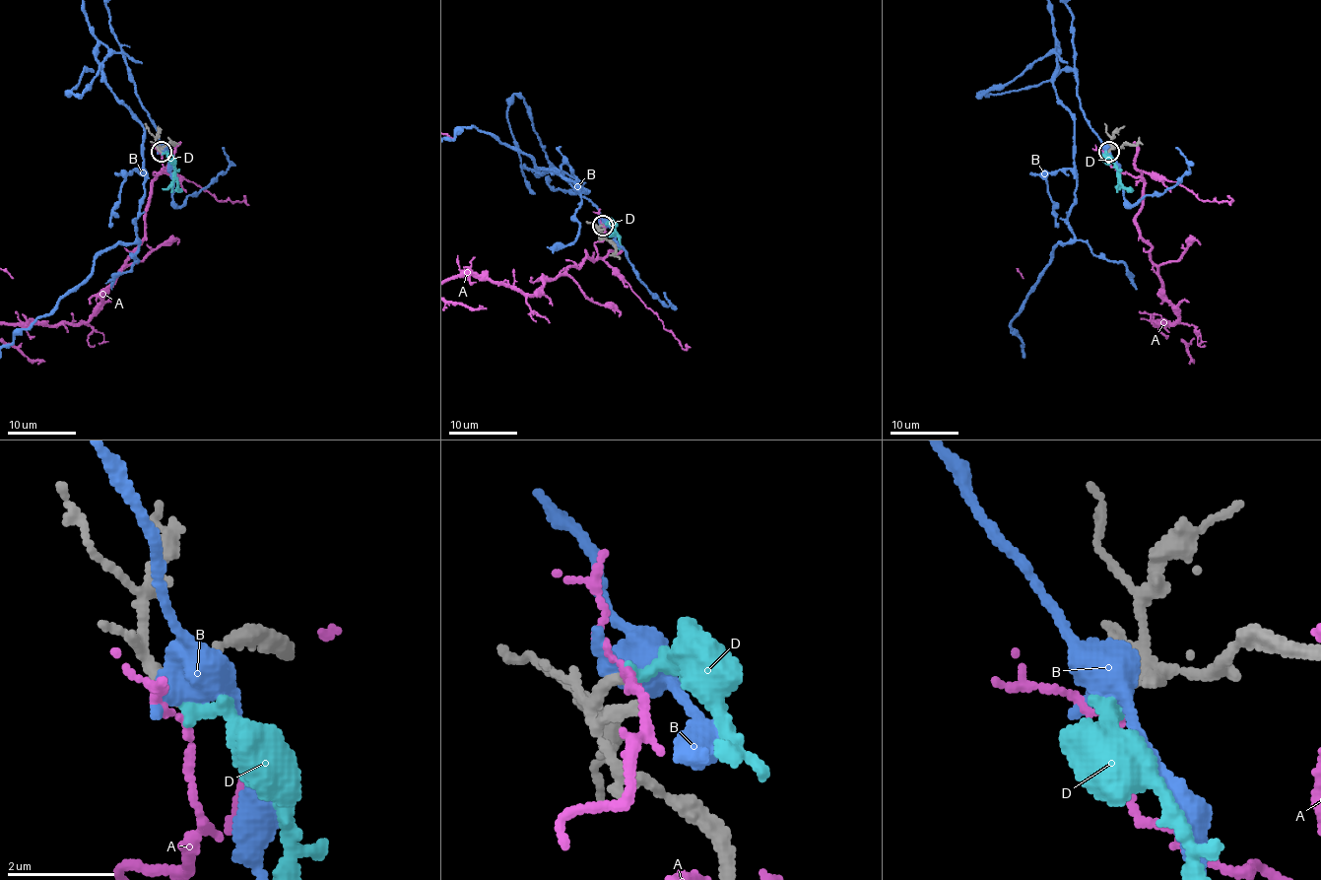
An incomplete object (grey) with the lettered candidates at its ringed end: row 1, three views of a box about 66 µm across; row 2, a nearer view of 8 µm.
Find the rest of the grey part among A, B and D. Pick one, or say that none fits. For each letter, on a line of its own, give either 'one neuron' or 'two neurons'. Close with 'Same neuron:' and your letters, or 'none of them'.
A: two neurons
B: two neurons
D: one neuron
Same neuron: D

